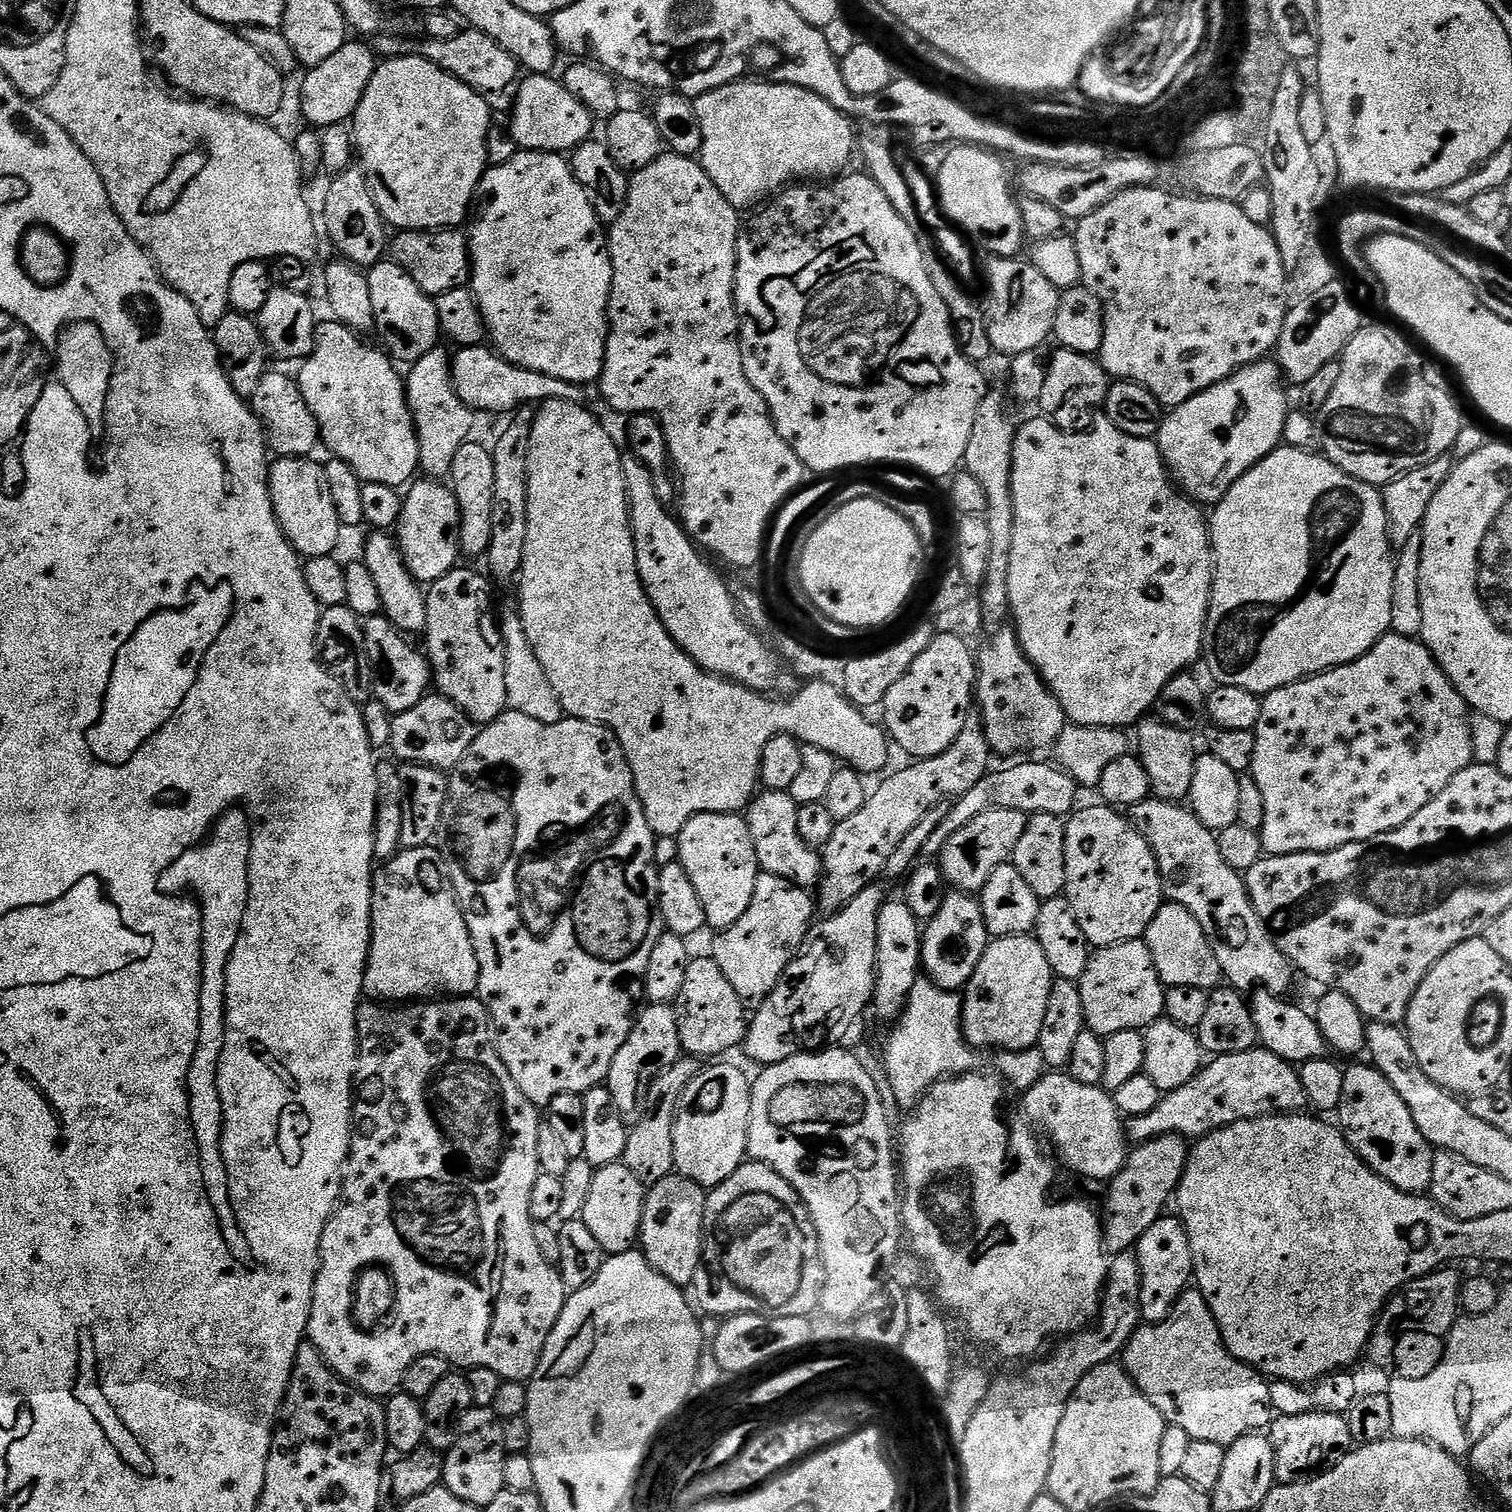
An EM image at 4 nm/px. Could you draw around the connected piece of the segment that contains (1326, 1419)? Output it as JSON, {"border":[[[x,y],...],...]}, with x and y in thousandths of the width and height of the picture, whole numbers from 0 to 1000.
{"border":[[[880,933],[845,936],[840,942],[840,952],[843,956],[843,972],[847,981],[857,981],[868,975],[884,968],[896,957],[891,936]]]}

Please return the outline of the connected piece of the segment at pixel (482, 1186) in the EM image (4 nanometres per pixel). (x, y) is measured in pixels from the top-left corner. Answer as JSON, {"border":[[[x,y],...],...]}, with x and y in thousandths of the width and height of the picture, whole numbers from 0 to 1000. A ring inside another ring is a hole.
{"border":[[[288,660],[285,663],[272,663],[269,665],[241,663],[235,671],[235,681],[238,685],[238,698],[235,700],[235,719],[237,722],[233,733],[233,761],[230,763],[226,793],[213,816],[212,839],[208,848],[203,886],[211,893],[223,910],[226,910],[229,915],[233,915],[242,923],[256,925],[262,923],[267,917],[269,906],[271,906],[271,903],[274,903],[274,901],[282,896],[294,897],[297,903],[302,904],[302,902],[304,906],[327,906],[327,909],[329,909],[333,914],[351,913],[361,893],[361,888],[377,856],[376,853],[373,851],[370,838],[362,833],[358,827],[356,827],[356,821],[353,819],[353,808],[351,803],[351,790],[358,776],[356,763],[358,736],[356,738],[354,736],[356,735],[355,731],[351,730],[348,724],[343,721],[340,713],[337,713],[335,705],[331,701],[325,674],[317,660]],[[247,838],[259,842],[262,861],[258,872],[253,878],[251,880],[241,880],[233,870],[233,860],[236,847],[241,841]]]}

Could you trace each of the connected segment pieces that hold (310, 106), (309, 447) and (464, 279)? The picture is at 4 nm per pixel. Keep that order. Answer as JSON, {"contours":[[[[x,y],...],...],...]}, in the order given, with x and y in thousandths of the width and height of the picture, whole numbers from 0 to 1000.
{"contours":[[[[231,26],[226,33],[218,36],[218,38],[216,38],[216,41],[213,41],[210,45],[203,46],[200,57],[200,73],[202,80],[207,85],[214,86],[232,80],[239,67],[239,62],[242,62],[242,57],[245,57],[250,37],[245,28],[235,26]]],[[[178,245],[175,246],[173,253],[171,253],[171,258],[165,263],[167,272],[172,276],[175,285],[179,292],[179,296],[183,302],[197,302],[204,303],[206,298],[212,296],[212,282],[205,274],[205,269],[202,269],[202,263],[200,263],[198,253],[193,251],[188,246]]],[[[265,152],[258,159],[258,169],[276,187],[276,189],[288,197],[295,192],[308,190],[312,182],[312,171],[310,157],[304,152]]]]}

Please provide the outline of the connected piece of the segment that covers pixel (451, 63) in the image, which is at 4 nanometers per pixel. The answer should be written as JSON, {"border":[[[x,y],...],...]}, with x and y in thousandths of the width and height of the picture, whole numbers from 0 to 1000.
{"border":[[[313,18],[304,21],[300,25],[292,25],[286,26],[267,26],[265,22],[252,22],[248,24],[247,32],[252,38],[260,37],[278,37],[280,40],[284,40],[288,42],[293,48],[296,48],[300,52],[305,53],[311,60],[313,60],[323,68],[326,75],[338,75],[339,70],[341,67],[341,59],[345,52],[344,42],[341,40],[327,25],[319,22]]]}

